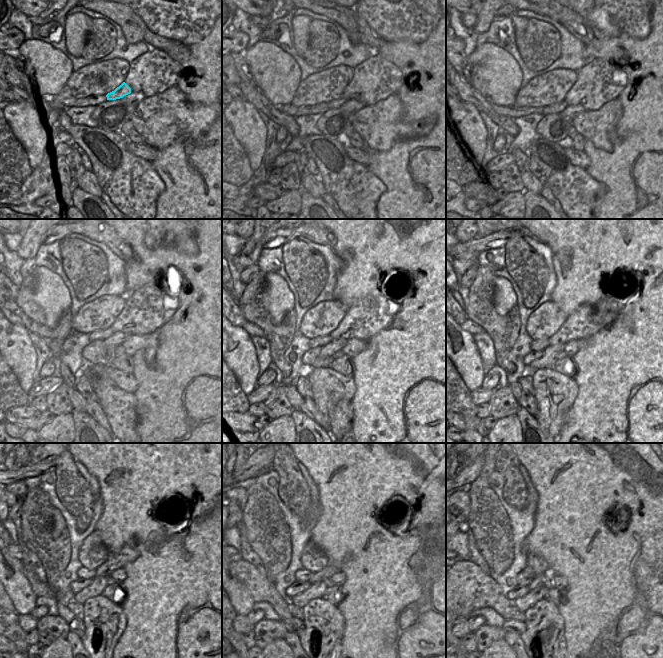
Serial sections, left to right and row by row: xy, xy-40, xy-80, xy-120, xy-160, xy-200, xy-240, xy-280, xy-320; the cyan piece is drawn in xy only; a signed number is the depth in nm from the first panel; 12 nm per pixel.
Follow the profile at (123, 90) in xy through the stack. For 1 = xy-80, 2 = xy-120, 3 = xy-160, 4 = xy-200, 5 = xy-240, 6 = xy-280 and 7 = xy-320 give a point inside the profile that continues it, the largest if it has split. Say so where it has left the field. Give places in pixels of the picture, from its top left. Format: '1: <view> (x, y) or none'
1: xy-80 (556, 108)
2: xy-120 (104, 334)
3: xy-160 (320, 341)
4: xy-200 (539, 344)
5: xy-240 (83, 573)
6: xy-280 (302, 575)
7: xy-320 (523, 579)

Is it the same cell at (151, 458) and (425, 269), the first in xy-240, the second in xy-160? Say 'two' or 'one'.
one

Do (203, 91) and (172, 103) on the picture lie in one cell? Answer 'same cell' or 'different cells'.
different cells

